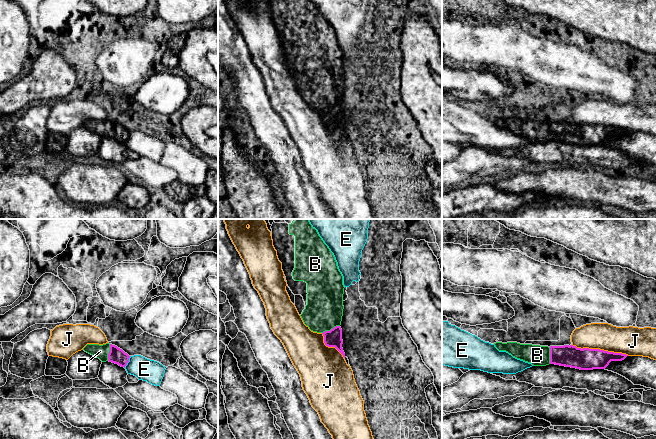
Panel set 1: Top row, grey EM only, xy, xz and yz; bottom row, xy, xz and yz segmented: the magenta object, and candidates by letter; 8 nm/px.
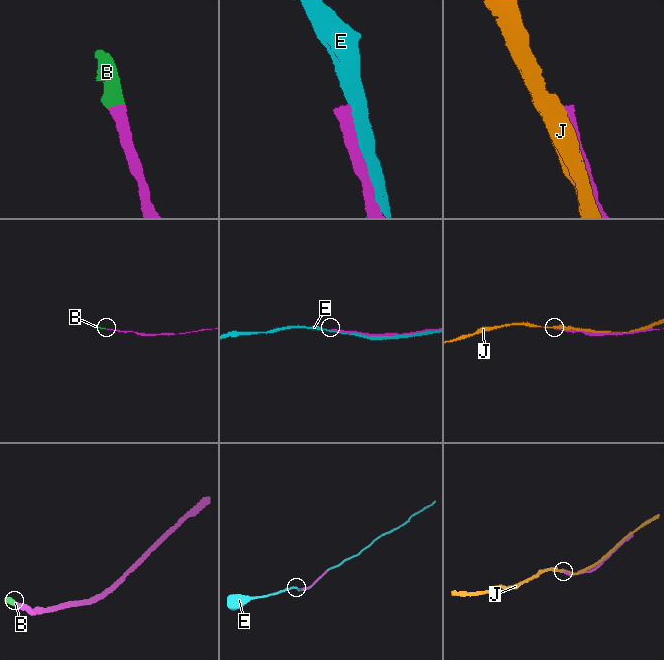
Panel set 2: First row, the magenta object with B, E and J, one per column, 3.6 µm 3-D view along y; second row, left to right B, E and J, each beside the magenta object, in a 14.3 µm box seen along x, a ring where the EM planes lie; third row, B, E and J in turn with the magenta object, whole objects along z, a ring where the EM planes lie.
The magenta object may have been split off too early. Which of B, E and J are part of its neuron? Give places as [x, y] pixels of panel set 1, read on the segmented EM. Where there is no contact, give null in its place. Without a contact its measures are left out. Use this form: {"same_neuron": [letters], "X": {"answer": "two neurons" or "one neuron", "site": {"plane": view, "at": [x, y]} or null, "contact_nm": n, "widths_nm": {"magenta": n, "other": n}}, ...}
{"same_neuron": ["B"], "B": {"answer": "one neuron", "site": {"plane": "xz", "at": [331, 329]}, "contact_nm": 160, "widths_nm": {"magenta": 140, "other": 300}}, "E": {"answer": "two neurons", "site": {"plane": "xy", "at": [127, 362]}, "contact_nm": 110, "widths_nm": {"magenta": 130, "other": 180}}, "J": {"answer": "two neurons", "site": {"plane": "yz", "at": [599, 349]}, "contact_nm": 460, "widths_nm": {"magenta": 180, "other": 220}}}

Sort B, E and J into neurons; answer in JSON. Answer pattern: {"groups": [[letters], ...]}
{"groups": [["B"], ["E"], ["J"]]}

